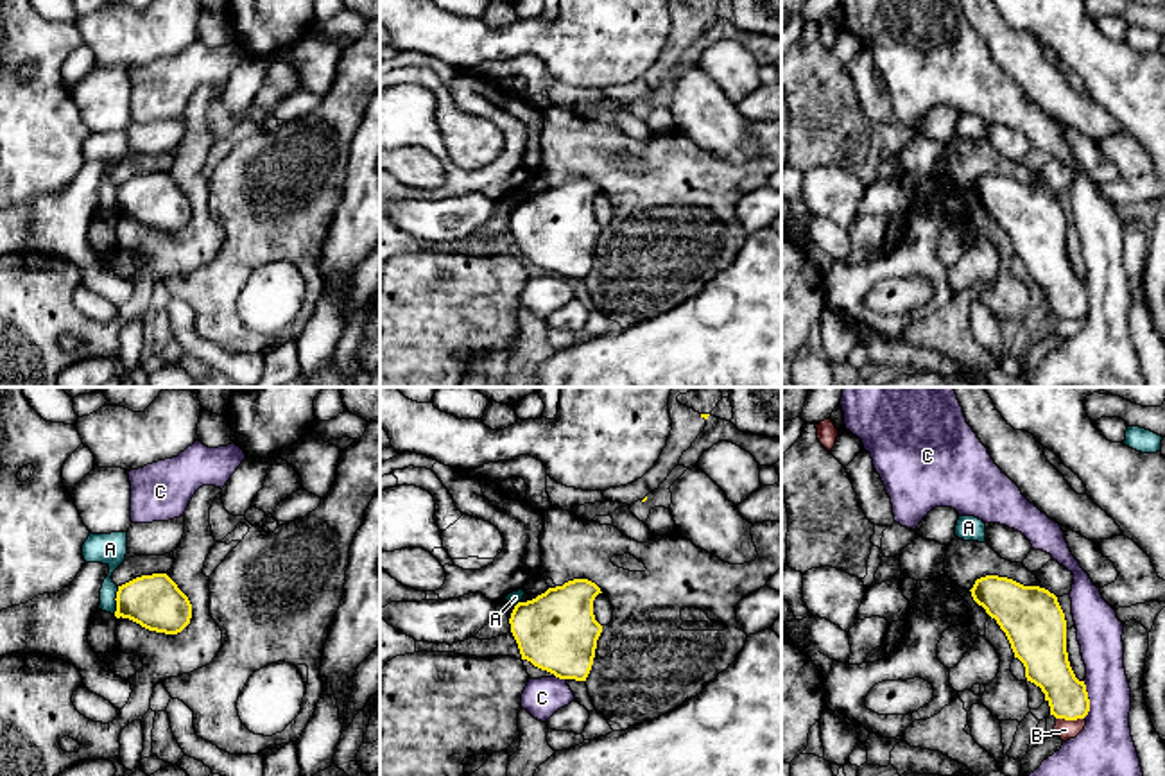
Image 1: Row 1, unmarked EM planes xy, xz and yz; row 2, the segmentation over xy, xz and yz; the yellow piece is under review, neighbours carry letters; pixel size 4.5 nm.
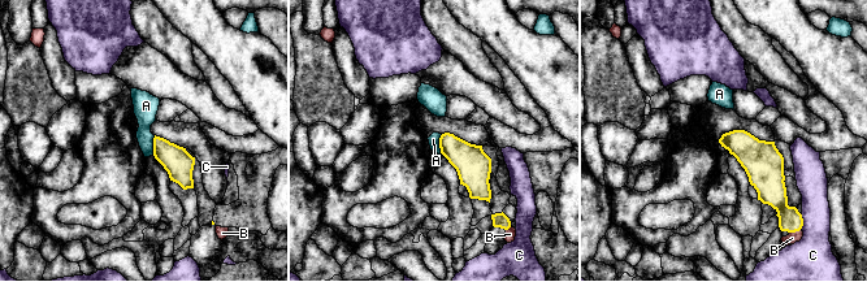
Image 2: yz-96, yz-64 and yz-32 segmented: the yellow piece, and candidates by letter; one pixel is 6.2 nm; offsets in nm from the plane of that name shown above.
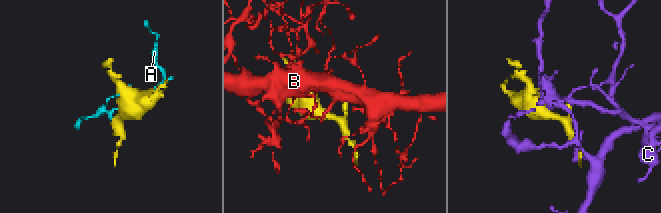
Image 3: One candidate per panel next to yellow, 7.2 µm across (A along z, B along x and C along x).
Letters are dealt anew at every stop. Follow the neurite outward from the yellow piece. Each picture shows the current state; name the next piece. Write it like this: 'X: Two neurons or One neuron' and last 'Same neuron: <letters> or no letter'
A: Two neurons
B: Two neurons
C: Two neurons
Same neuron: no letter

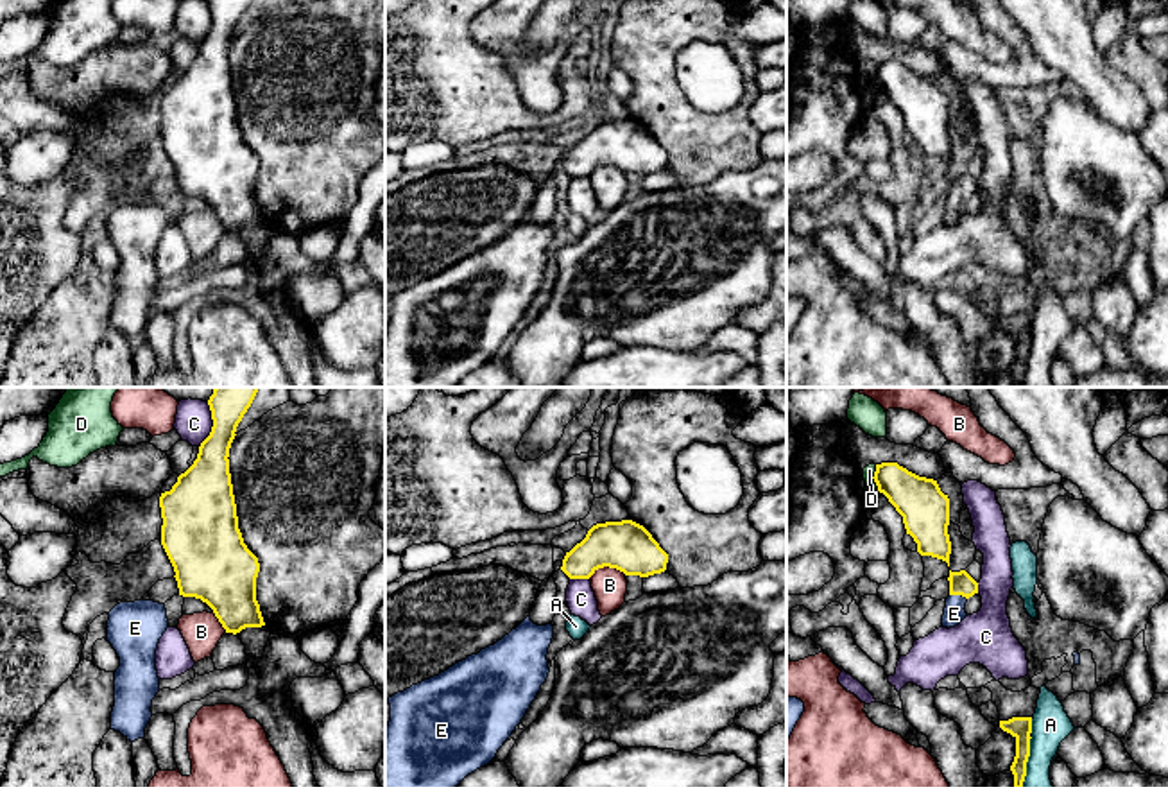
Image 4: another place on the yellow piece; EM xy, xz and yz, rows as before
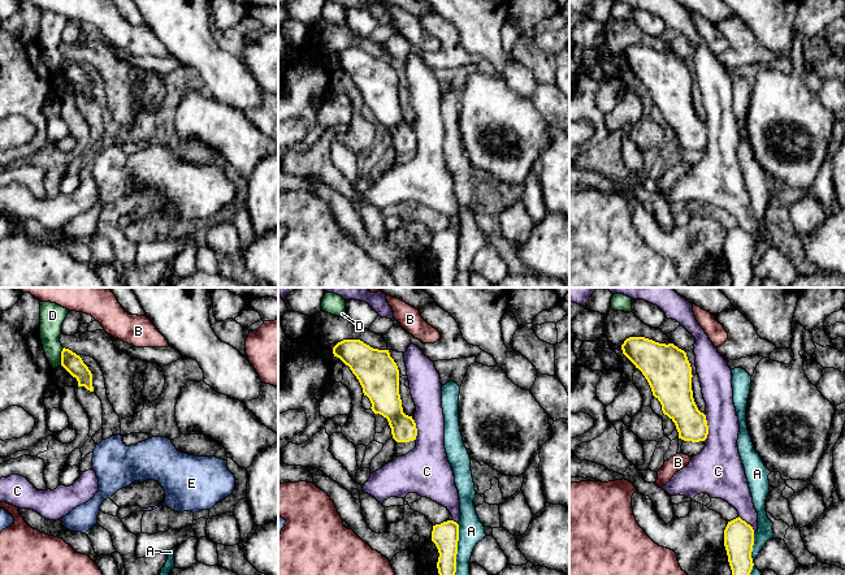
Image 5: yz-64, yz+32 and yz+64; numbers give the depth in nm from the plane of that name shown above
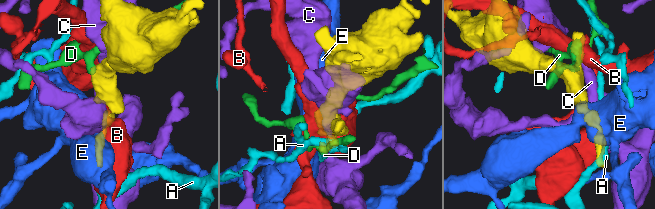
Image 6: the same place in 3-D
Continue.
A: Two neurons
B: Two neurons
C: Two neurons
D: Two neurons
E: One neuron
Same neuron: E

